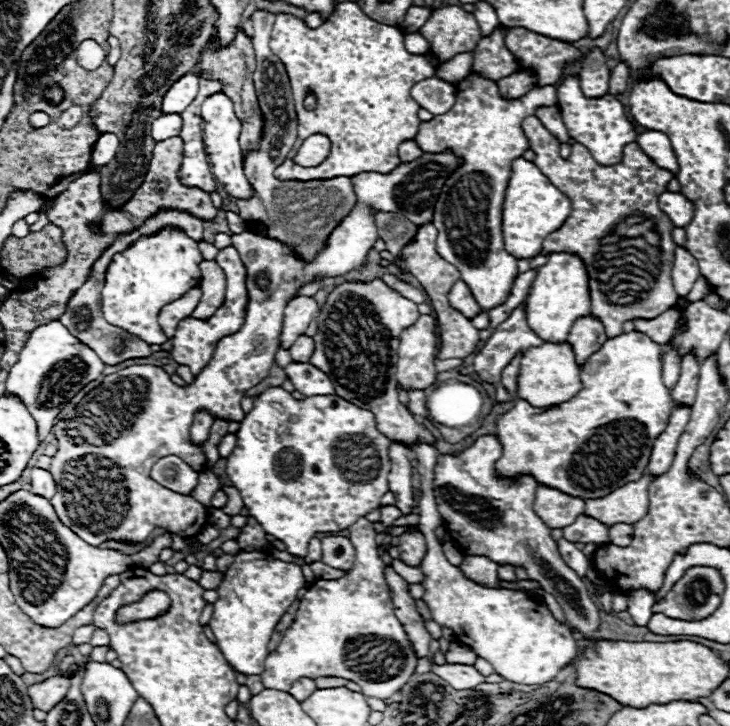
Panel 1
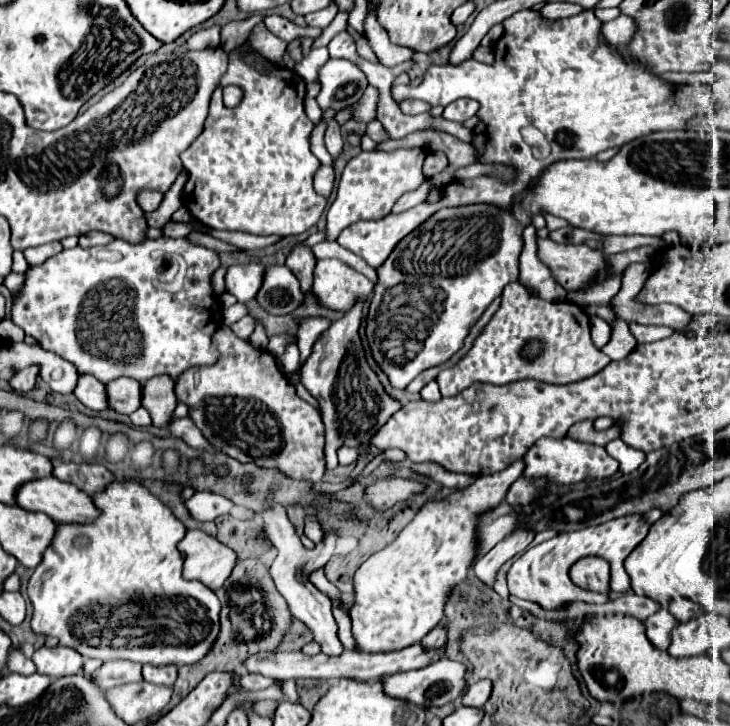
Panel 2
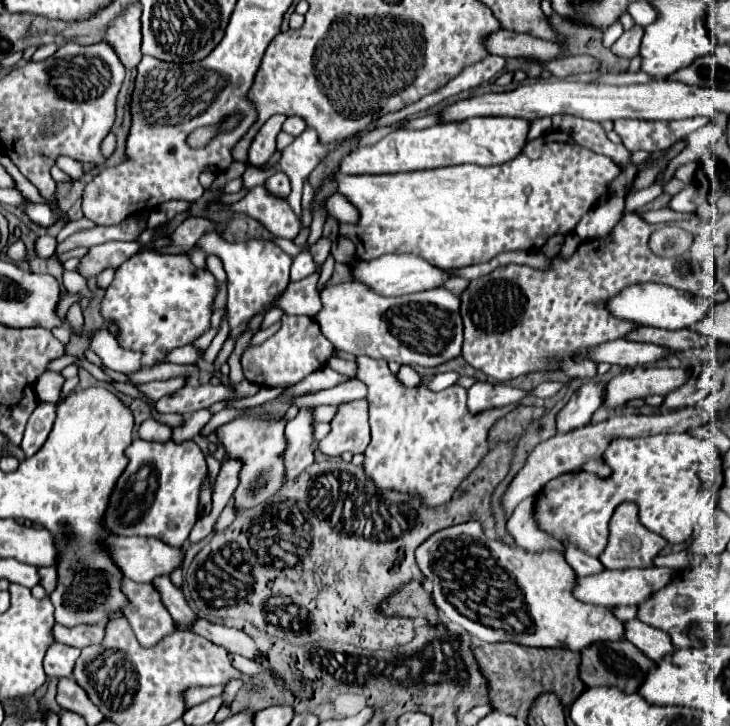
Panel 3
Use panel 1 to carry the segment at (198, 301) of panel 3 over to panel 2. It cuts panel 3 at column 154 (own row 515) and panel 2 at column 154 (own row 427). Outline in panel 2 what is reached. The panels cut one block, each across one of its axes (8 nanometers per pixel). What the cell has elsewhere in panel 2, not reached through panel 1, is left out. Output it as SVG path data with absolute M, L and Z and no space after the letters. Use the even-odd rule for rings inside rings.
M158 238L158 240L148 240L148 242L140 242L140 244L128 244L128 242L112 242L108 246L96 246L96 248L82 248L76 246L72 250L62 250L60 254L48 258L46 262L42 262L40 266L28 266L26 270L26 280L22 284L22 288L14 294L14 302L12 302L12 322L16 326L20 326L26 336L32 336L44 350L50 350L62 358L66 358L68 362L72 362L76 366L78 372L86 372L92 374L94 378L98 378L100 382L110 382L114 378L120 376L128 376L134 378L138 382L146 382L148 378L160 376L160 374L170 374L174 380L178 378L180 372L188 370L190 366L198 366L198 364L212 364L216 362L216 352L212 350L210 344L210 336L214 334L214 330L220 328L222 324L222 308L220 304L216 304L216 300L212 298L212 288L210 288L210 276L212 272L220 266L218 254L214 250L208 250L204 246L196 246L192 242L188 242L186 238ZM178 258L184 258L184 262L188 264L188 274L182 280L182 286L176 284L176 276L178 276Z

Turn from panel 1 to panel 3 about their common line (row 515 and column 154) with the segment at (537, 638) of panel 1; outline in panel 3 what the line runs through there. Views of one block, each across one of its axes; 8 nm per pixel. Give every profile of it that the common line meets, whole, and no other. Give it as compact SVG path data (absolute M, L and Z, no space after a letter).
M150 418L138 426L138 436L144 440L168 440L172 438L172 428L168 424Z

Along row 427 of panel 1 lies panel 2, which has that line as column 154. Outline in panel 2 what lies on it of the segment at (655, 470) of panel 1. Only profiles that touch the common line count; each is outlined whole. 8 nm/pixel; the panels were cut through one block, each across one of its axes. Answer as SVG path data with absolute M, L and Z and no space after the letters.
M142 666L142 676L146 682L156 686L174 686L178 678L176 666Z

